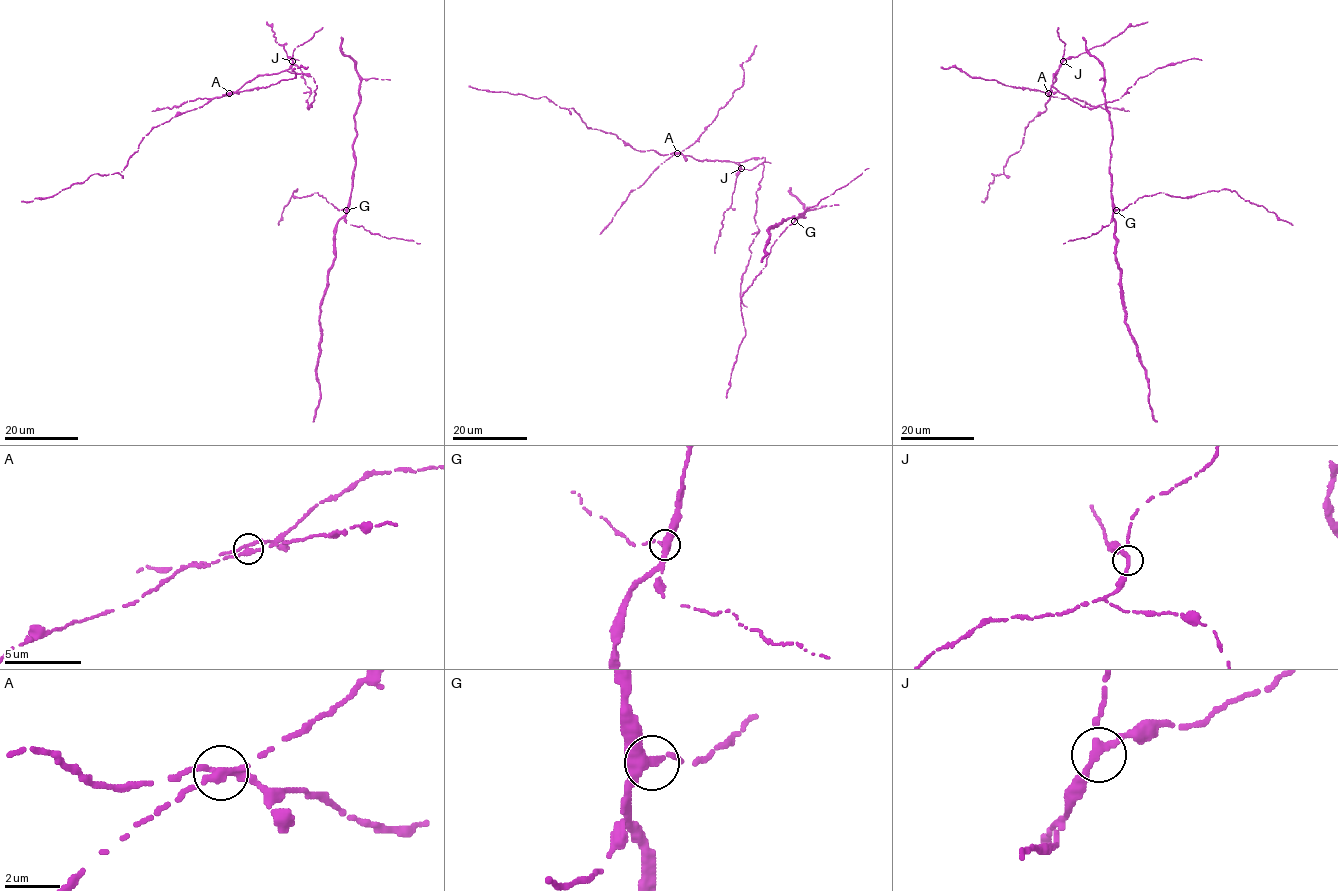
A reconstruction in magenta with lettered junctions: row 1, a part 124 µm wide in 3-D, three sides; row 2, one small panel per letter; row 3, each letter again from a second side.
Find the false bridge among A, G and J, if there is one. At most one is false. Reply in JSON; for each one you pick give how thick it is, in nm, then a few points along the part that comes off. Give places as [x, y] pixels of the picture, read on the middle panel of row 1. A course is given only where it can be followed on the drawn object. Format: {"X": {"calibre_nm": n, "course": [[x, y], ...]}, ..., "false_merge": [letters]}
{"A": {"calibre_nm": 280, "course": [[677, 153], [695, 142], [732, 93], [741, 86], [741, 64], [756, 45]]}, "false_merge": ["A"]}

